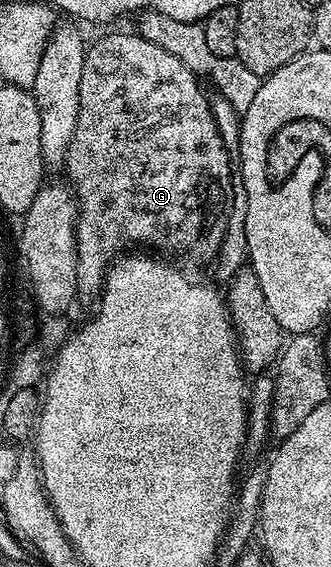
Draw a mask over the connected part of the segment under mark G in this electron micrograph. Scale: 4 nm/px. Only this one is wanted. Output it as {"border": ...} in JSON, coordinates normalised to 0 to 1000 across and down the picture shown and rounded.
{"border":[[[341,56],[281,79],[266,79],[251,109],[248,143],[239,145],[236,220],[215,243],[208,268],[193,284],[190,303],[208,309],[205,323],[233,351],[230,437],[233,467],[245,480],[293,480],[317,466],[317,451],[341,437],[366,437],[378,423],[450,423],[450,430],[498,430],[498,437],[571,437],[583,451],[631,451],[644,437],[671,443],[680,430],[680,407],[692,402],[692,344],[710,339],[710,296],[674,257],[674,243],[653,226],[650,208],[631,192],[628,168],[610,143],[586,127],[565,123],[529,95],[505,95],[492,81],[444,74],[420,60]]]}

